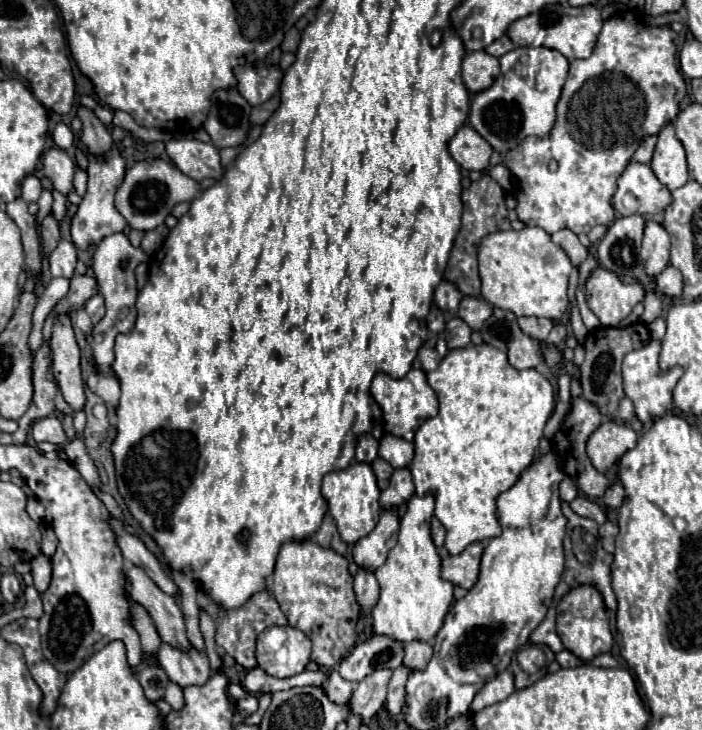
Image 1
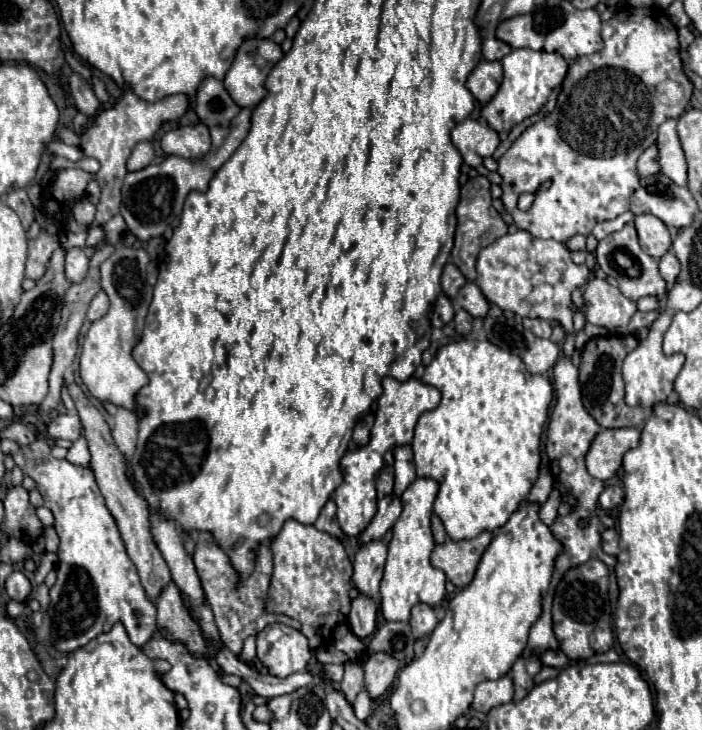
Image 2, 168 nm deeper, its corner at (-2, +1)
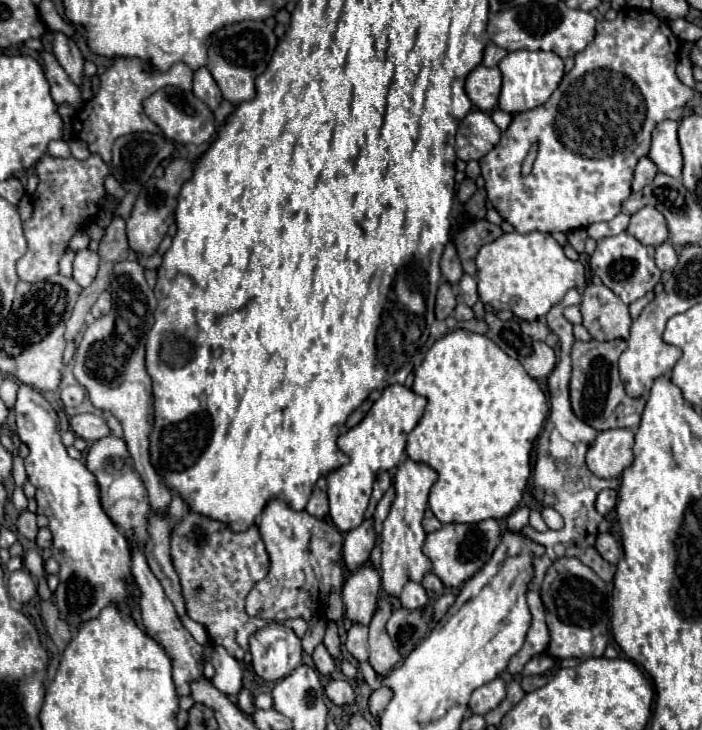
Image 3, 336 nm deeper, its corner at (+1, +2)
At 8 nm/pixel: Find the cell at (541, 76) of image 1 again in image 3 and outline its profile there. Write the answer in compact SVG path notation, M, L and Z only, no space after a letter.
M512 51L504 57L504 61L500 61L498 67L502 71L502 93L498 107L512 115L544 105L564 77L564 61L556 53L546 51Z

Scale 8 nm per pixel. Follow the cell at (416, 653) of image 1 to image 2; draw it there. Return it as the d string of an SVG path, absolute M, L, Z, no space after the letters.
M415 606L415 610L411 612L411 632L415 636L415 640L421 640L425 636L431 634L431 630L435 630L437 626L437 616L433 612L433 608L429 606Z

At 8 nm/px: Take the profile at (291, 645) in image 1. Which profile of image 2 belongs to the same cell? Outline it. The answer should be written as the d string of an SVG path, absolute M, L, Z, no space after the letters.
M274 623L257 634L257 658L267 666L271 676L287 678L307 668L311 648L299 630Z

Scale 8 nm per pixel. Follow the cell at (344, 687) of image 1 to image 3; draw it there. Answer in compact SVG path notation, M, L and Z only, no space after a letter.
M320 643L316 649L314 649L314 653L312 653L312 659L314 659L314 665L316 665L316 669L322 673L322 675L330 675L334 669L336 669L336 665L334 665L334 659L330 657L330 653L326 651L326 647Z

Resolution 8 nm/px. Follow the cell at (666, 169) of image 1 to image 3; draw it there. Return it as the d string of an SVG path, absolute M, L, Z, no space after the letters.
M660 121L652 131L652 149L648 157L656 163L658 171L680 179L682 175L682 153L678 145L678 121Z

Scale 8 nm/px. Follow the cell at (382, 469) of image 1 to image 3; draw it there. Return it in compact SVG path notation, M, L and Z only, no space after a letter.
M378 473L376 481L374 481L374 493L372 493L372 501L370 501L370 505L372 505L372 507L374 507L374 505L376 505L380 499L382 499L382 495L388 491L390 483L392 483L390 473Z

